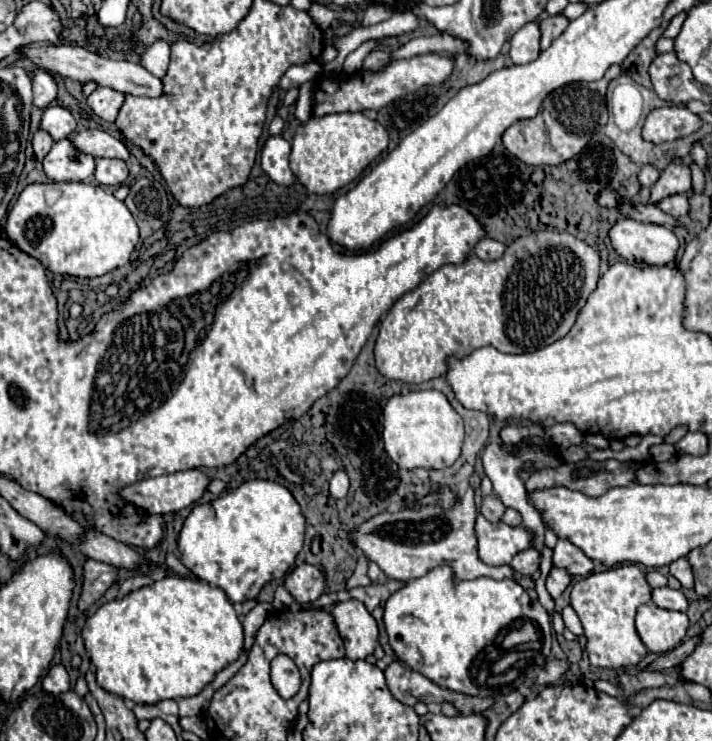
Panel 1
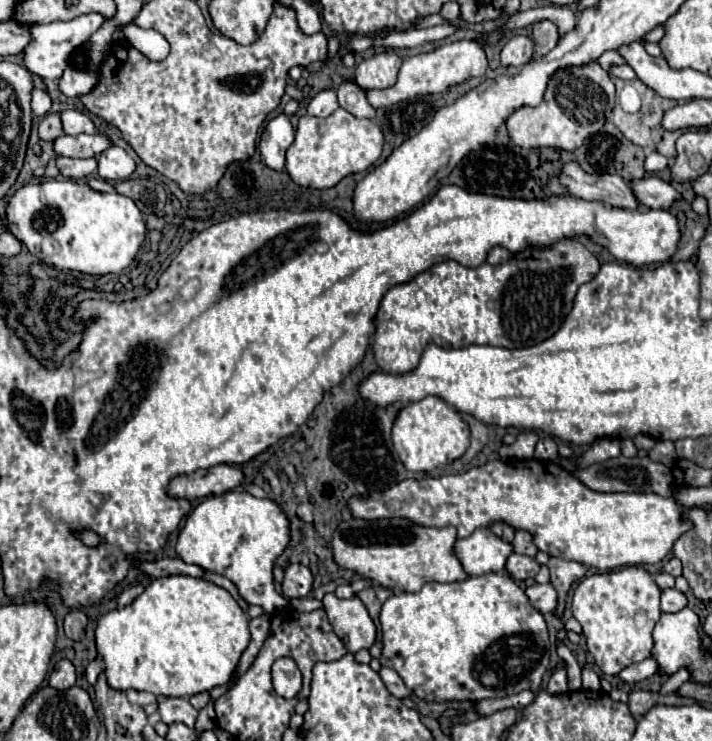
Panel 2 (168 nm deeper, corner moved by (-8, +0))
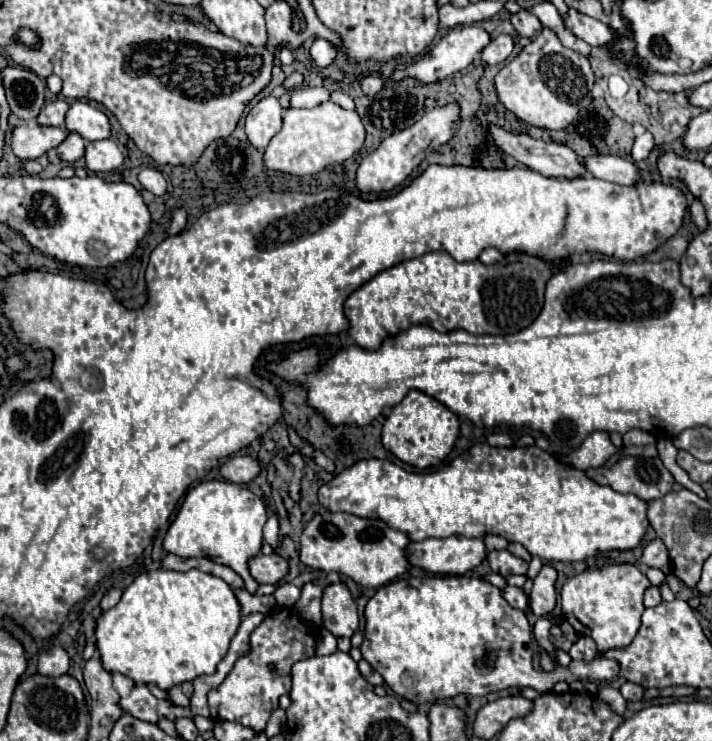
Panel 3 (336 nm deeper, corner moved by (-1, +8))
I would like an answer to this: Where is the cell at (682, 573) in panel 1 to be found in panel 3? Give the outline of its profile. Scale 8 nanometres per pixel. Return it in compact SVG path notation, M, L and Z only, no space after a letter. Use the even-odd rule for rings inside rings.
M653 539L643 547L643 555L641 555L641 563L647 567L657 567L661 569L665 575L671 573L671 561L669 561L669 553L667 547L663 545L661 539Z

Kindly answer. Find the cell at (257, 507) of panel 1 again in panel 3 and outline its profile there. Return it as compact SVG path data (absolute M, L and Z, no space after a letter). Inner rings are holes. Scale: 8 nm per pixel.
M201 481L187 491L175 521L167 529L163 549L179 557L207 557L215 563L223 563L237 571L245 581L245 589L255 595L259 583L249 575L247 559L261 553L265 523L265 505L249 489L231 481Z

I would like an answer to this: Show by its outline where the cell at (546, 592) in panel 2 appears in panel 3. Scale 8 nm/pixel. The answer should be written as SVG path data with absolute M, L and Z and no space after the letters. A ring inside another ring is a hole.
M505 587L505 589L501 589L501 595L515 609L521 609L523 611L527 607L527 595L519 587Z

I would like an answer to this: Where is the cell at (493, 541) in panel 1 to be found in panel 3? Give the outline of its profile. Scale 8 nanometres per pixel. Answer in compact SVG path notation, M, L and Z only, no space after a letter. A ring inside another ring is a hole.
M451 535L447 539L425 539L409 543L407 551L423 551L421 559L411 557L411 565L433 575L463 575L485 559L483 539Z

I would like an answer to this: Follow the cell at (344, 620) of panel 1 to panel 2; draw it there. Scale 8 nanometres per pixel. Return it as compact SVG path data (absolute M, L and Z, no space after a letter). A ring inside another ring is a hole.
M328 593L322 603L334 633L342 639L350 653L372 647L376 641L376 625L358 597L338 599L334 593Z

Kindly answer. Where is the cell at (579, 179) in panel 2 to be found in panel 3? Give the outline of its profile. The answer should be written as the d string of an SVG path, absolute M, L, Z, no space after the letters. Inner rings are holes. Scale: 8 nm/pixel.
M493 123L487 125L487 131L489 131L491 139L495 141L495 145L497 145L505 155L517 159L519 163L527 165L529 169L533 169L533 171L537 171L537 173L541 173L541 175L545 175L545 177L569 177L569 179L573 179L573 177L589 175L587 169L583 167L581 159L579 159L567 145L561 145L561 143L545 143L545 141L541 141L541 139L529 137L527 133L519 133L519 135L517 135L517 133L509 133L509 131L501 129L499 125L493 125Z

